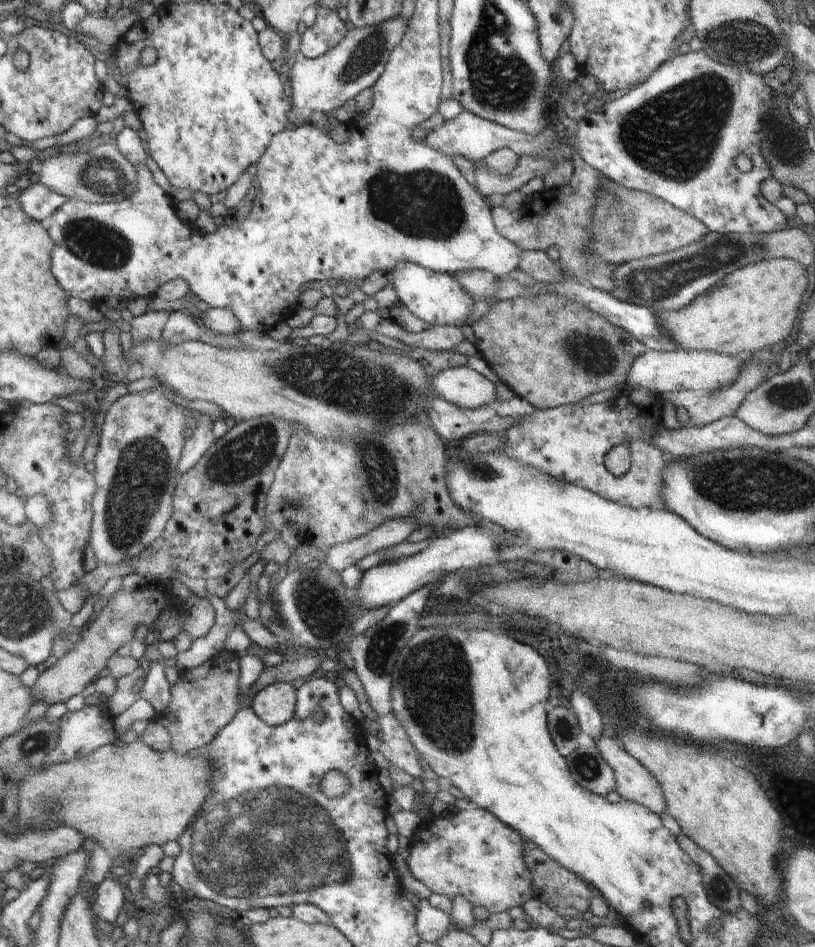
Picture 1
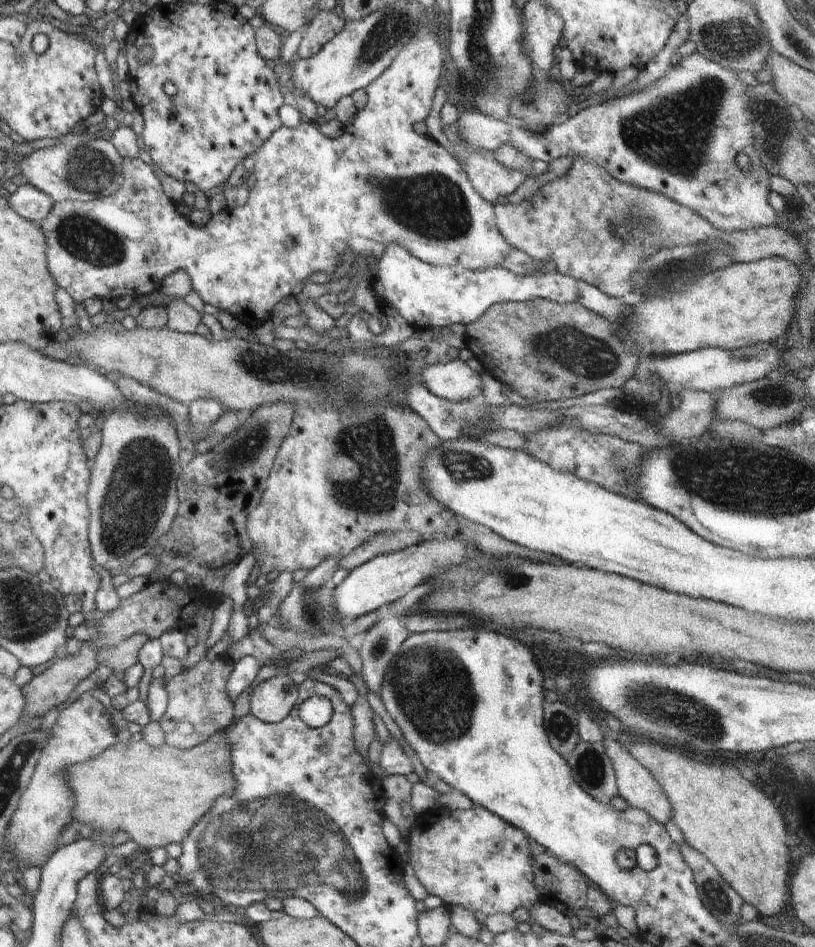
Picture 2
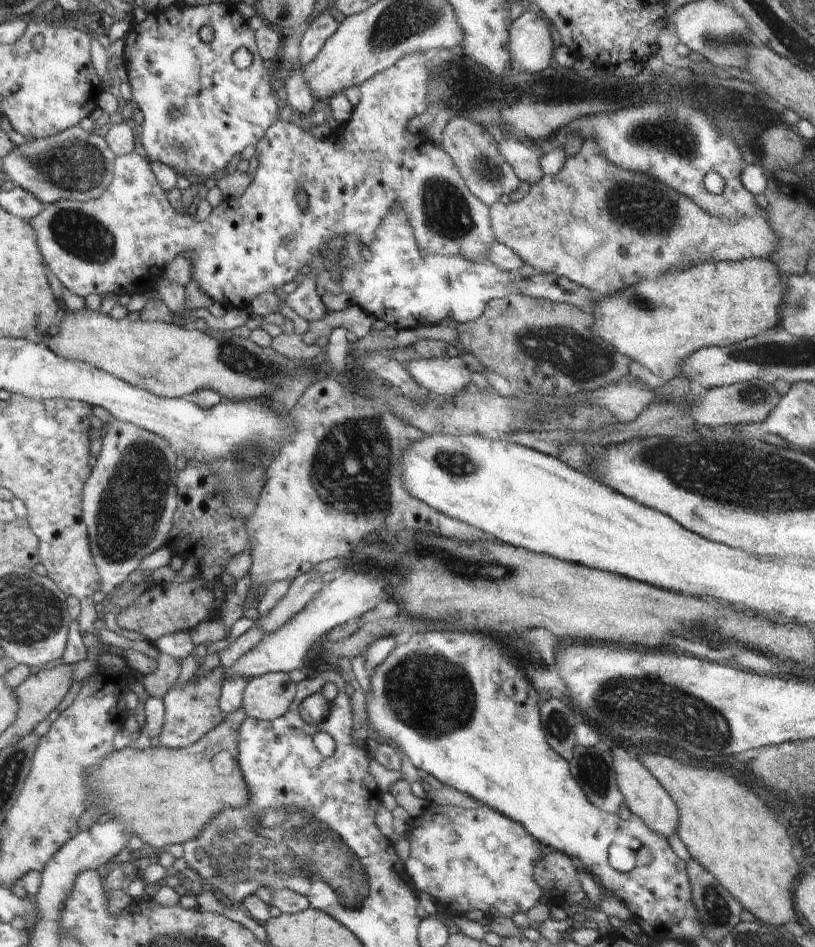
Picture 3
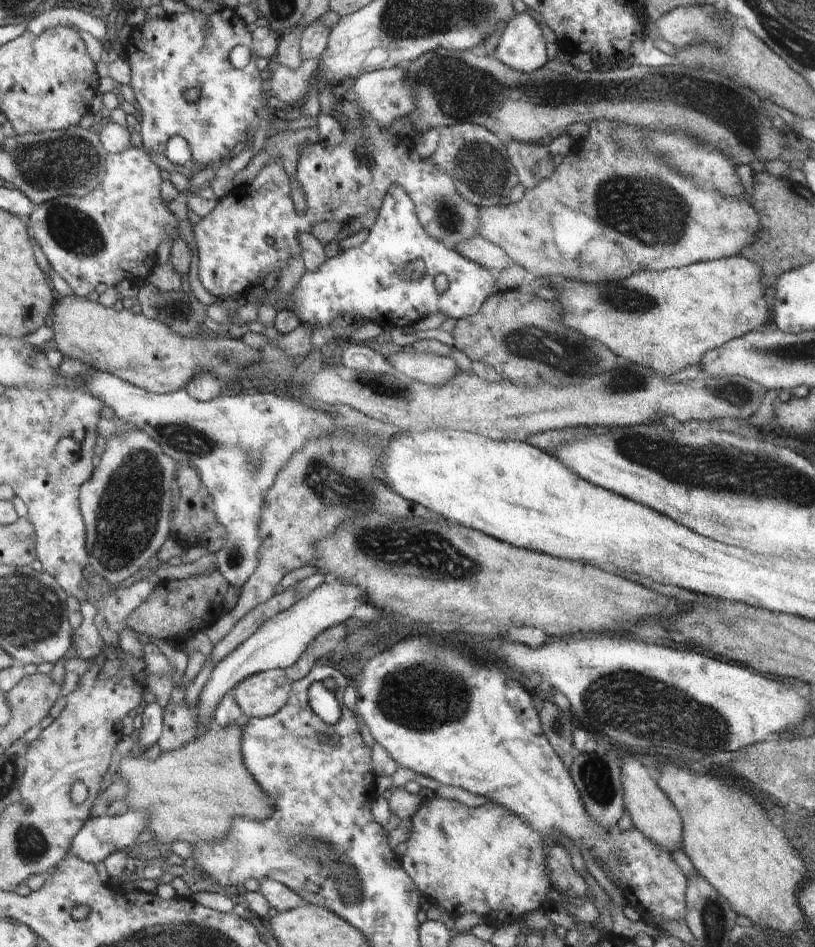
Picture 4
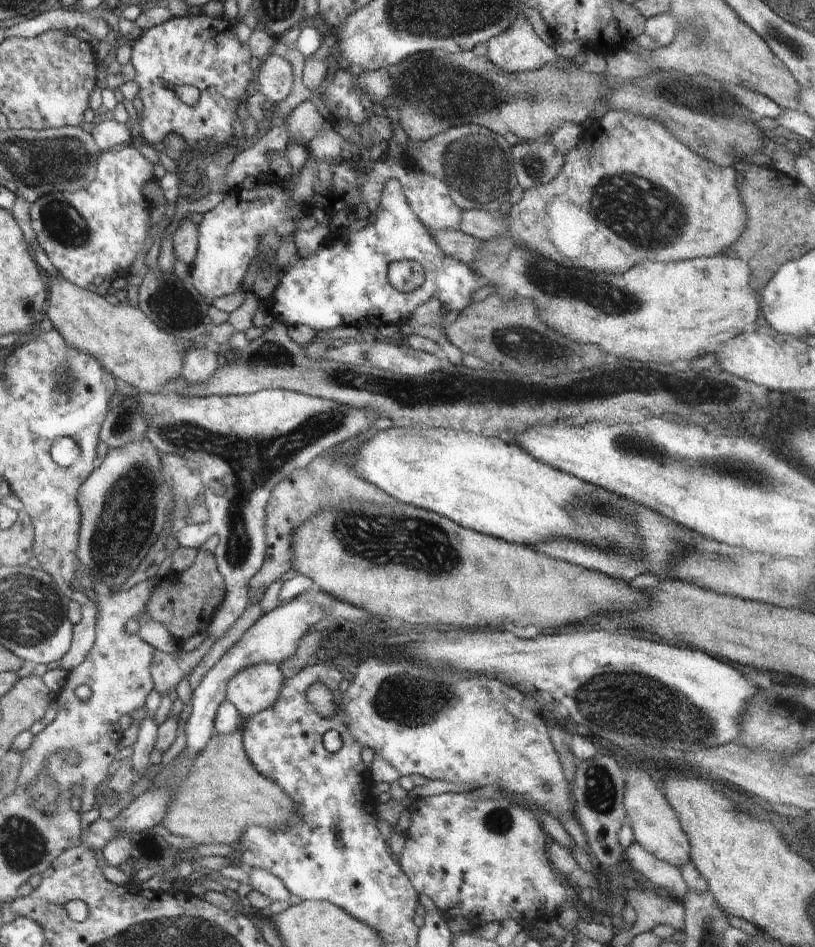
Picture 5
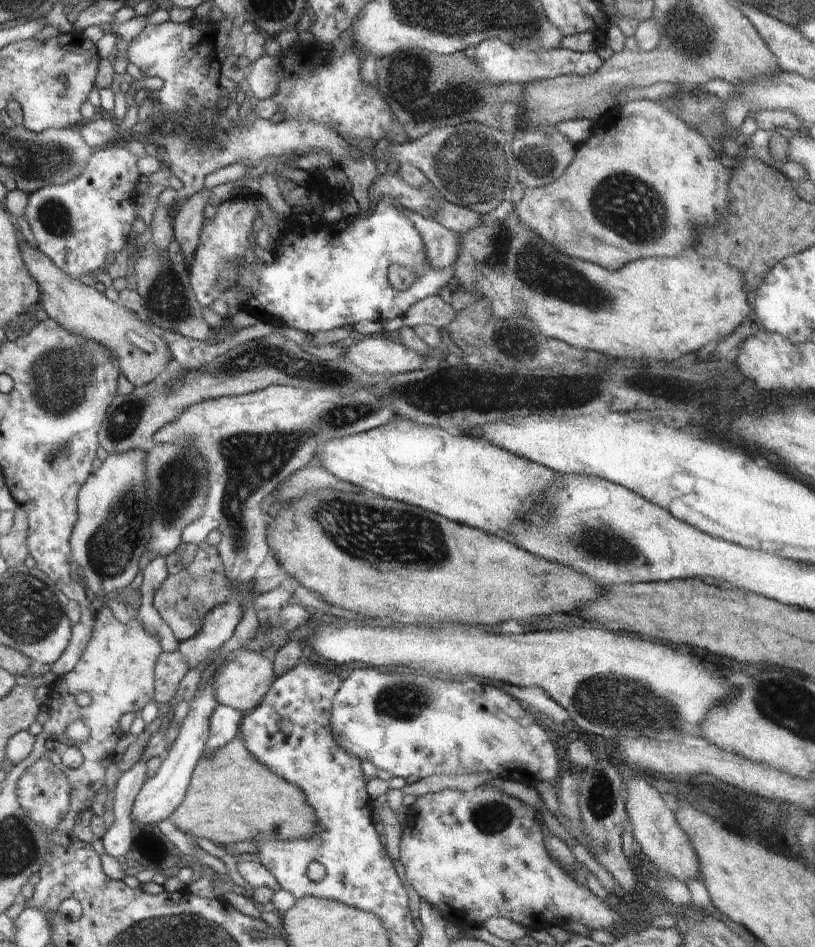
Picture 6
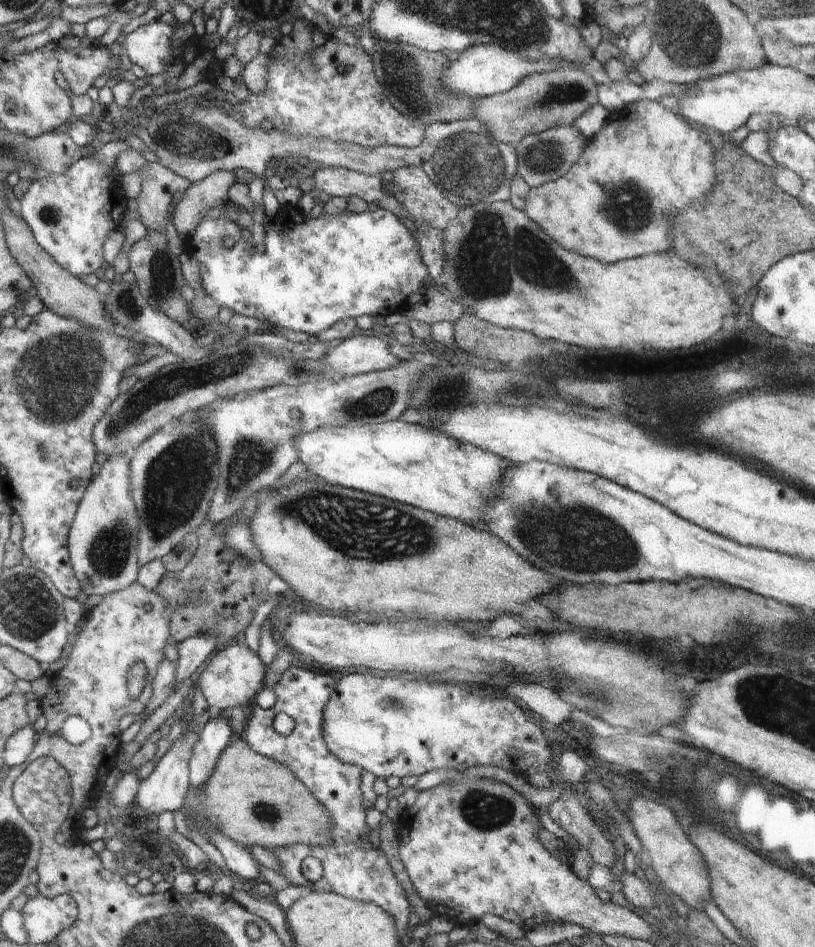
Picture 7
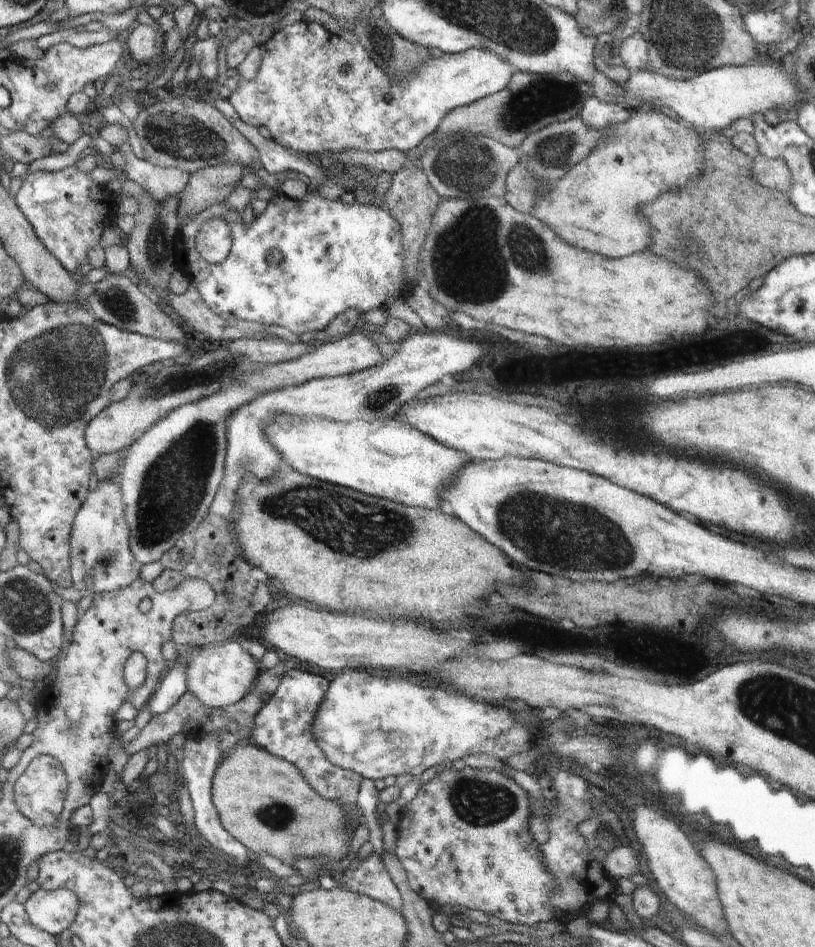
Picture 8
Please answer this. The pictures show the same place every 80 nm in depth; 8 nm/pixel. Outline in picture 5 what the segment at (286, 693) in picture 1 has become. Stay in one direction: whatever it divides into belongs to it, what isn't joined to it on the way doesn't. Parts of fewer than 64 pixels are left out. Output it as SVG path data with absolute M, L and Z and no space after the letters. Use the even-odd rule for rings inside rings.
M254 665L228 683L226 699L233 702L241 714L251 717L275 705L284 681L284 673L278 665Z

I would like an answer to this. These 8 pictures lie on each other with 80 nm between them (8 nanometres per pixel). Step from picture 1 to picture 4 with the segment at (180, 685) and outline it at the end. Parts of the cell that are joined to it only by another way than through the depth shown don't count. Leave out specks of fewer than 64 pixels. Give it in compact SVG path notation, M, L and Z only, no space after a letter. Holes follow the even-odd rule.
M170 701L163 709L163 724L160 739L157 741L162 754L171 752L193 742L196 734L196 720L198 720L198 705L188 706L186 701Z

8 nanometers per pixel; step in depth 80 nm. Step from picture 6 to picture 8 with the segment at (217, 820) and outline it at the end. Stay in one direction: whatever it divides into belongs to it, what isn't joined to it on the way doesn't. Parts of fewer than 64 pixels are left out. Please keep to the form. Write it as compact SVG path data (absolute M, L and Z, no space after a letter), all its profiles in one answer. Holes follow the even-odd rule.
M249 742L236 746L219 763L211 792L222 827L254 857L269 854L286 863L298 856L342 860L352 854L354 833L363 824L358 820L358 826L354 828L348 810L340 802L323 798L298 767Z

